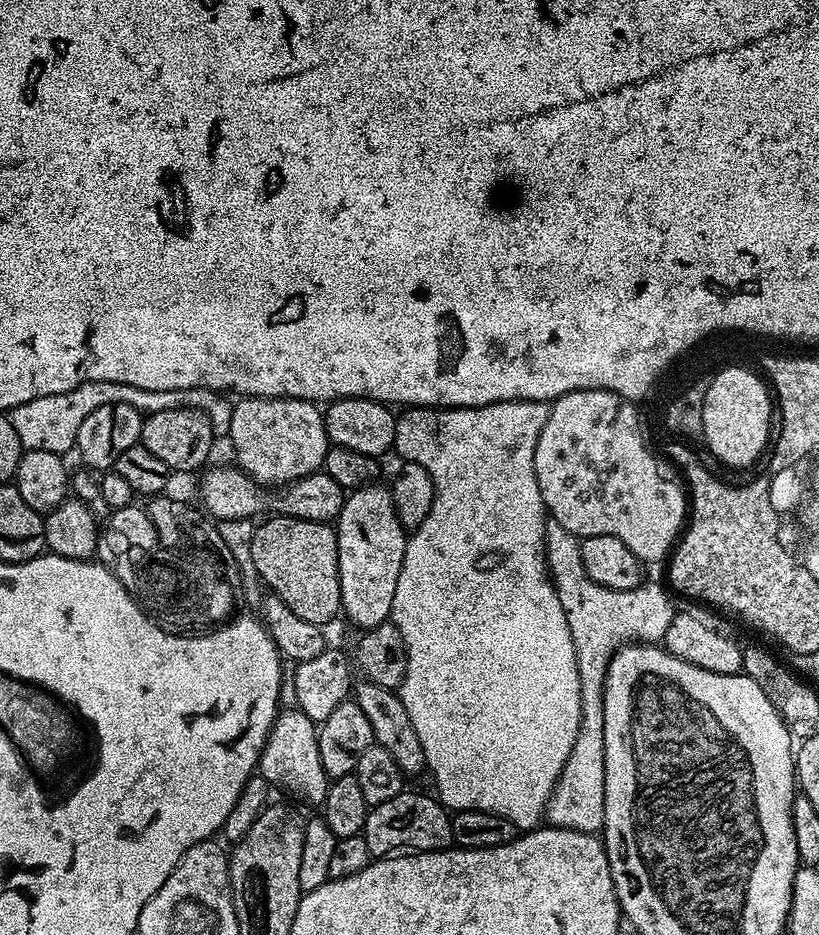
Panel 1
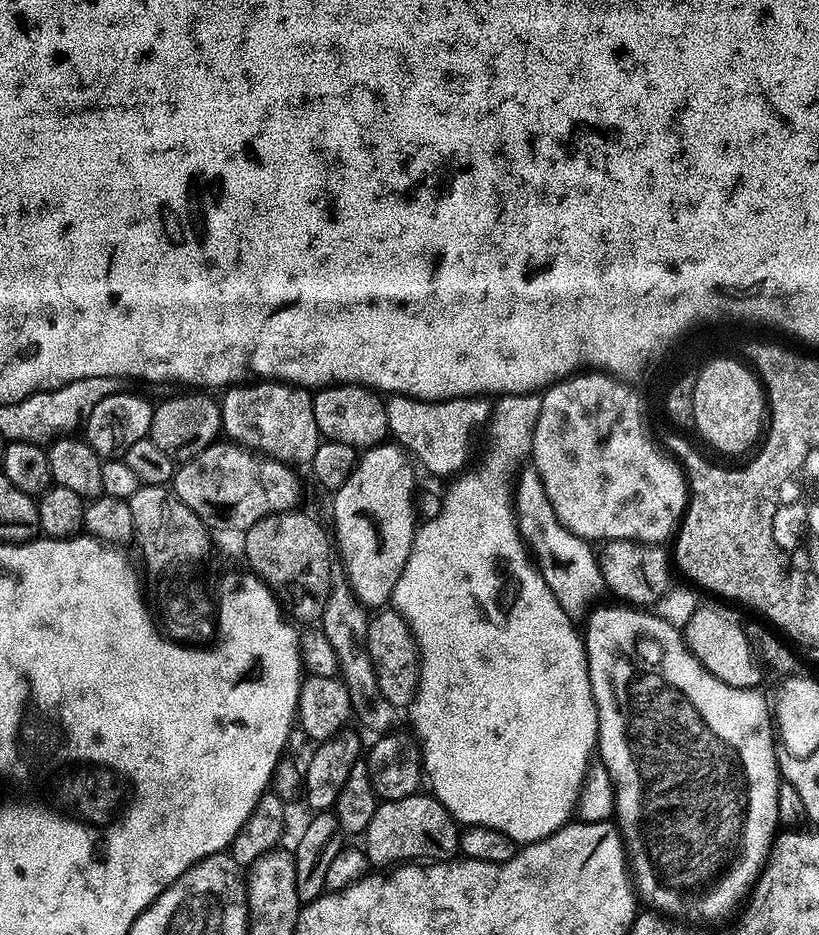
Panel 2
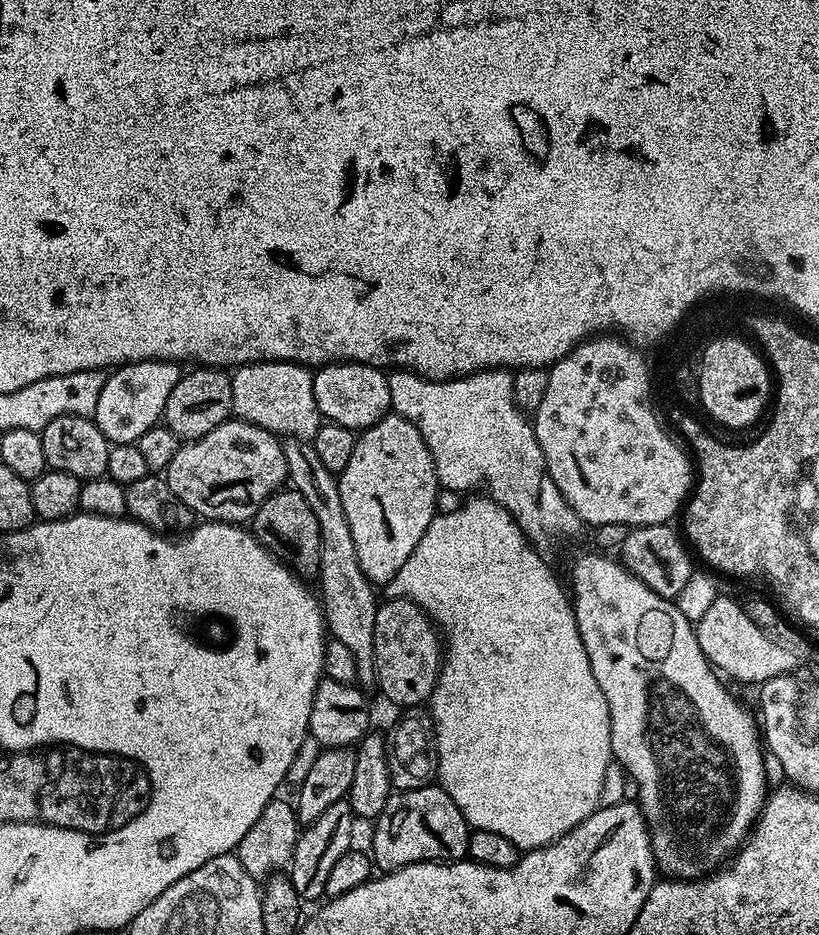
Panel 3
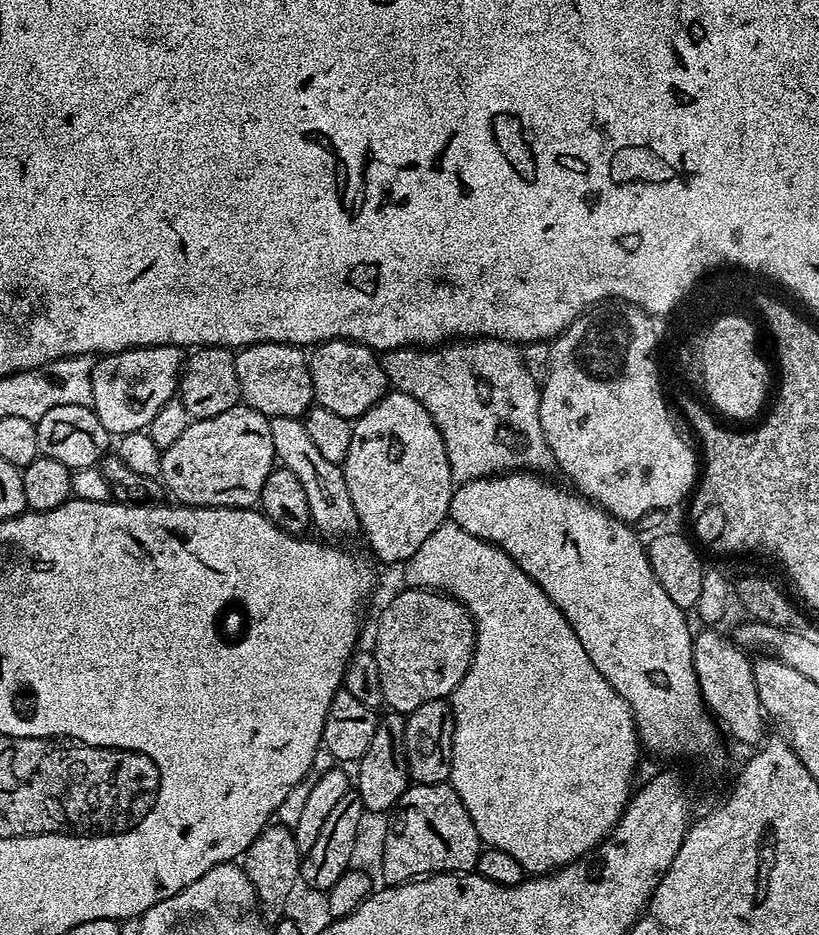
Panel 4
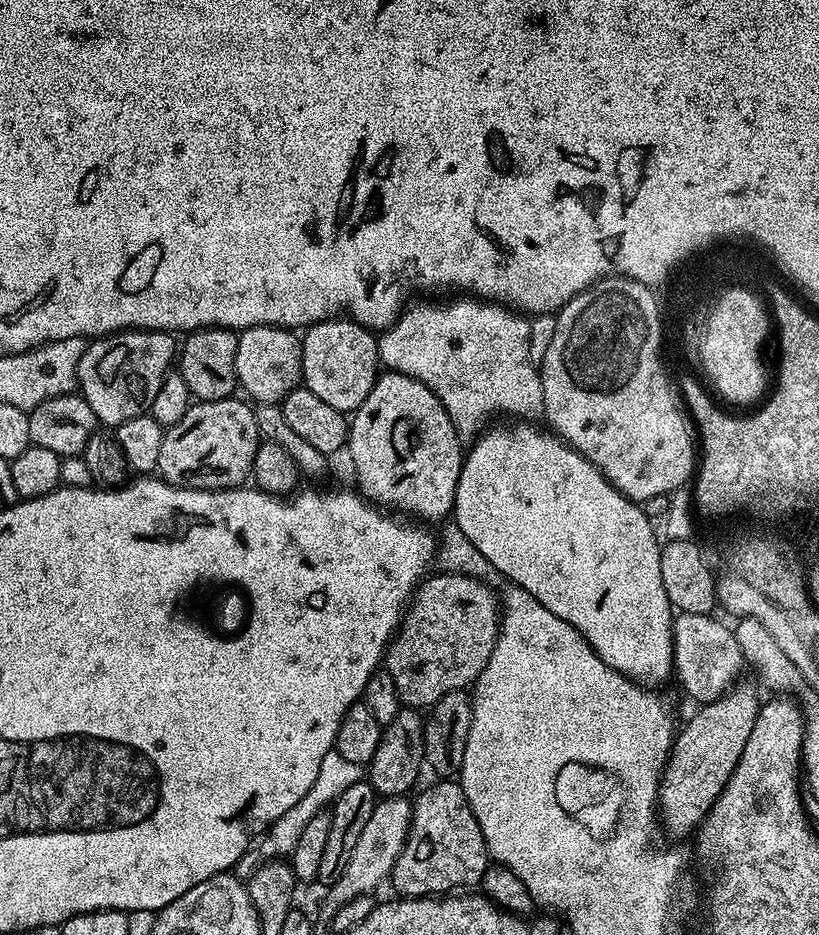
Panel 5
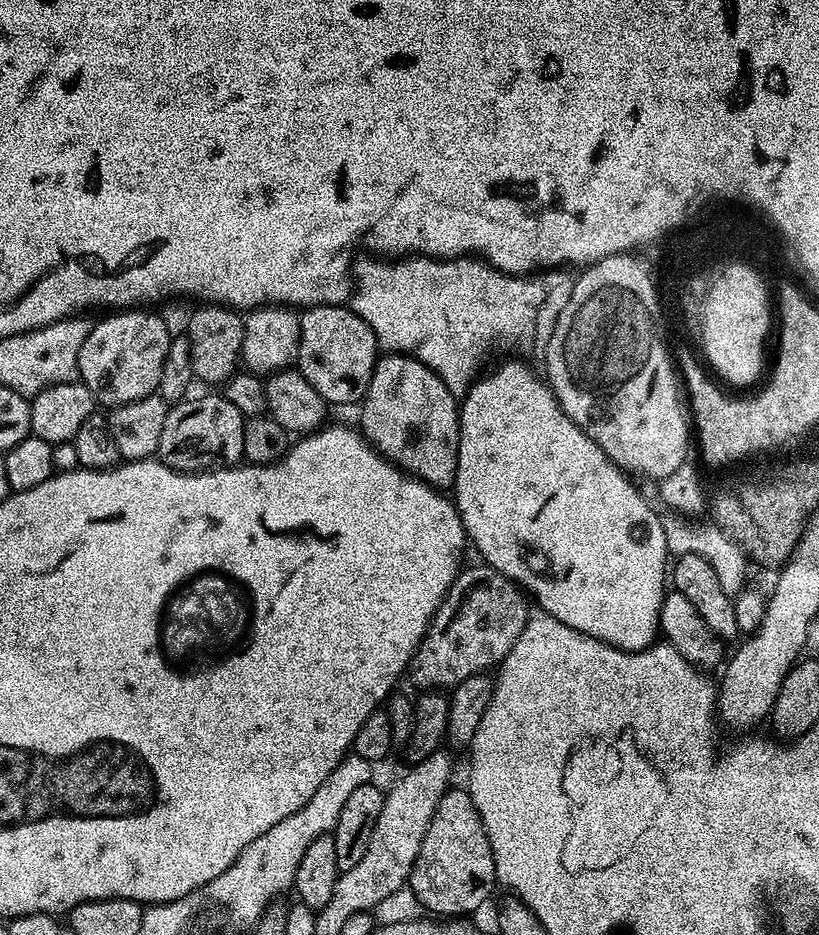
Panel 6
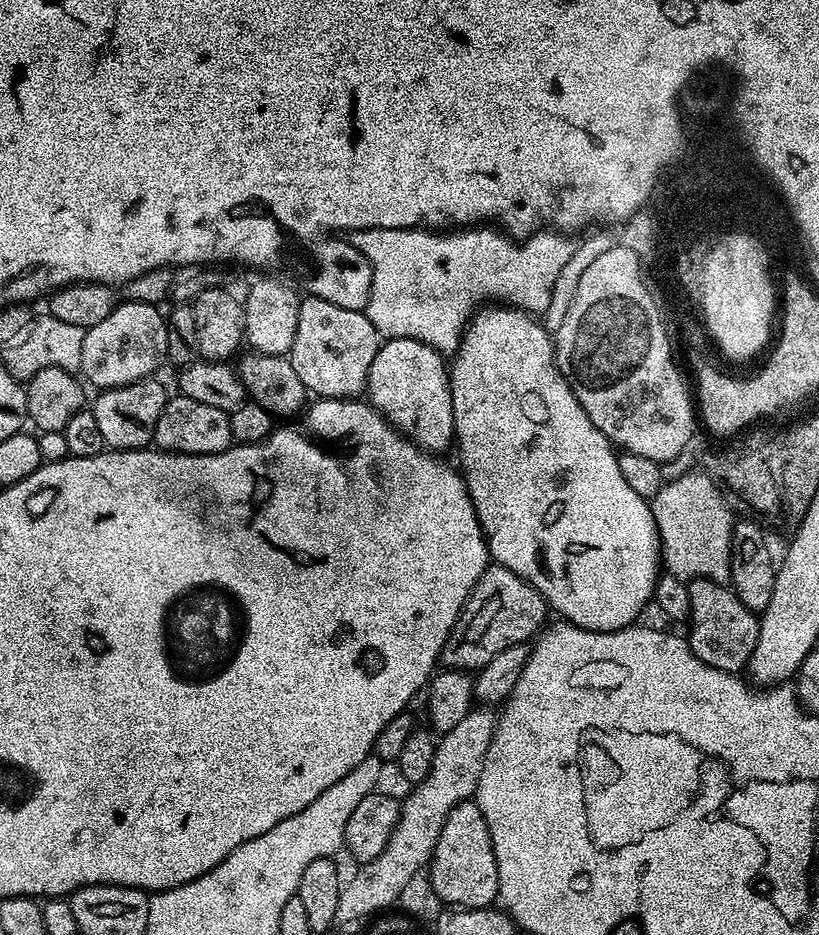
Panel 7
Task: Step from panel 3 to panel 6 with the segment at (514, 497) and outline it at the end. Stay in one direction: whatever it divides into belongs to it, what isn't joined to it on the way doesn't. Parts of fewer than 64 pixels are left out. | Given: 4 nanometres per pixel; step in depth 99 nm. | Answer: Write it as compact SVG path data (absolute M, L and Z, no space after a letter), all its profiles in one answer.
M413 255L411 258L400 258L397 259L395 262L388 262L392 264L383 264L383 259L380 258L368 258L372 260L360 260L357 262L355 261L354 264L354 276L356 272L356 280L358 283L361 284L364 289L361 290L360 296L356 296L353 298L352 301L350 301L350 307L352 311L357 312L358 315L361 316L361 318L366 322L366 326L370 326L370 330L374 330L374 334L376 335L376 342L377 345L385 353L388 354L399 354L402 356L413 356L418 360L421 360L421 362L431 370L434 374L438 374L442 378L442 382L446 382L446 386L450 391L452 391L453 396L460 398L463 397L464 393L468 391L469 388L473 387L474 381L481 375L482 369L485 367L483 366L484 363L488 360L488 355L491 354L492 351L495 350L495 348L504 348L507 346L507 344L516 344L519 342L520 339L523 338L523 336L531 337L533 333L536 331L536 316L539 314L540 307L542 306L545 299L547 299L549 294L549 289L547 287L544 288L544 284L540 280L540 278L533 278L531 275L526 276L511 276L510 274L506 274L505 272L500 272L497 270L497 268L493 268L491 264L485 262L483 259L480 258L461 258L458 260L433 260L431 256L417 256Z

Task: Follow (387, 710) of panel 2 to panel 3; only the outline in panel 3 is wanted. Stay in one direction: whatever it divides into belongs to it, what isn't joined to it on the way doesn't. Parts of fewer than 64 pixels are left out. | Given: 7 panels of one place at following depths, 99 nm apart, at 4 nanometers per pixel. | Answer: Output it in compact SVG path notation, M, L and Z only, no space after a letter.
M289 439L284 444L284 457L288 467L288 480L318 518L320 531L320 571L318 596L324 609L324 623L331 639L342 642L350 650L356 666L356 679L361 685L376 683L374 662L374 618L378 607L377 589L362 574L358 566L358 554L354 551L354 538L350 538L350 522L346 522L346 510L342 510L342 494L337 477L318 458L315 443Z

